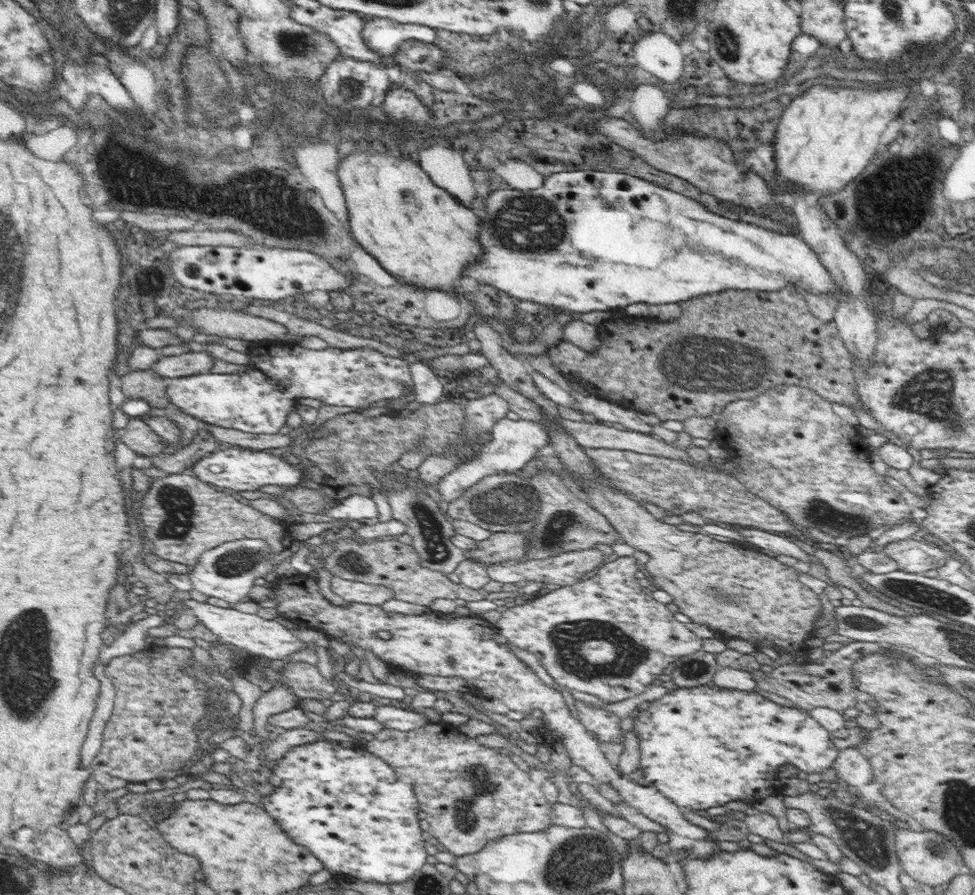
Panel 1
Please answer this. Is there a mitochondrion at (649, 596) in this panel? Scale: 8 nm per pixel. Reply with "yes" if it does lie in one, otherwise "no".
no

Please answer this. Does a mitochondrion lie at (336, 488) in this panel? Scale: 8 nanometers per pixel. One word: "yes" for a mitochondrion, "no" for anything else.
no

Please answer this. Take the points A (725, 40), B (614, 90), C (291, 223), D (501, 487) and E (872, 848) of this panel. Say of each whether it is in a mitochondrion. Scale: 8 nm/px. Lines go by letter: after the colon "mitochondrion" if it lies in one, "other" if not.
A: mitochondrion
B: other
C: mitochondrion
D: mitochondrion
E: mitochondrion

